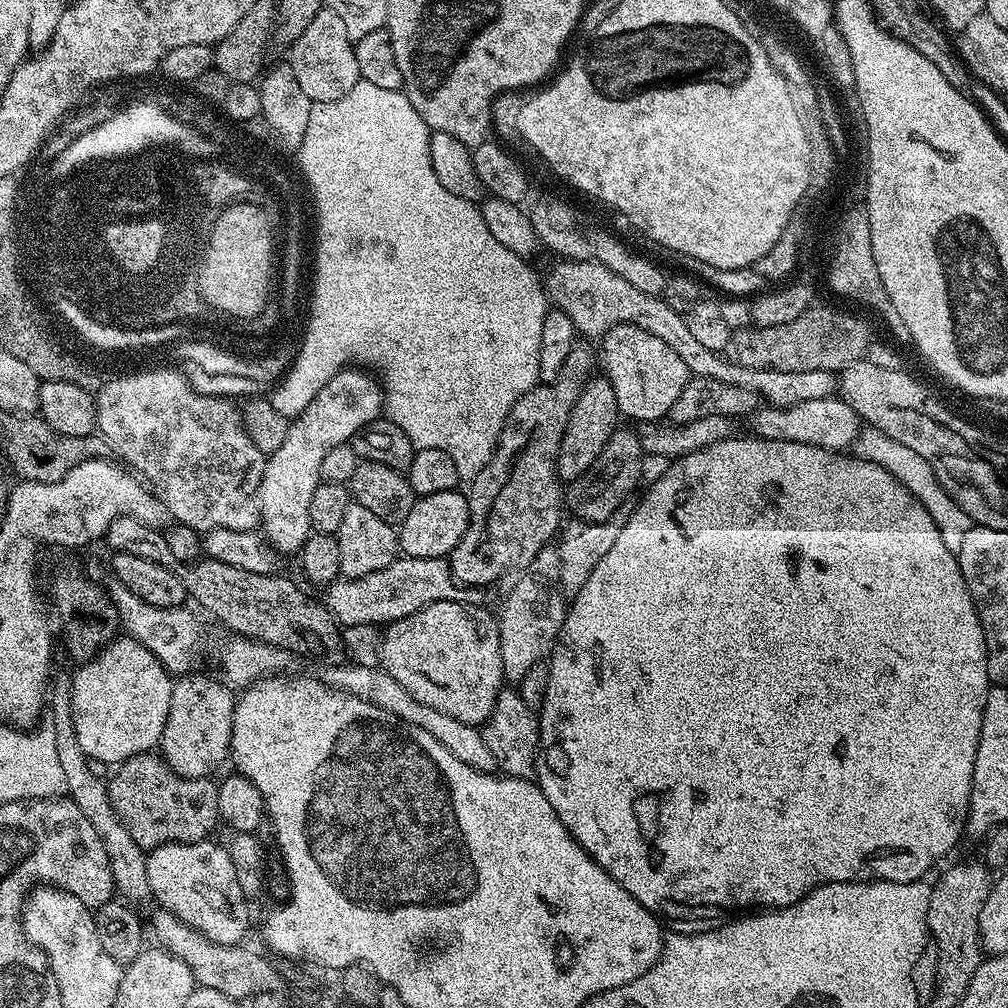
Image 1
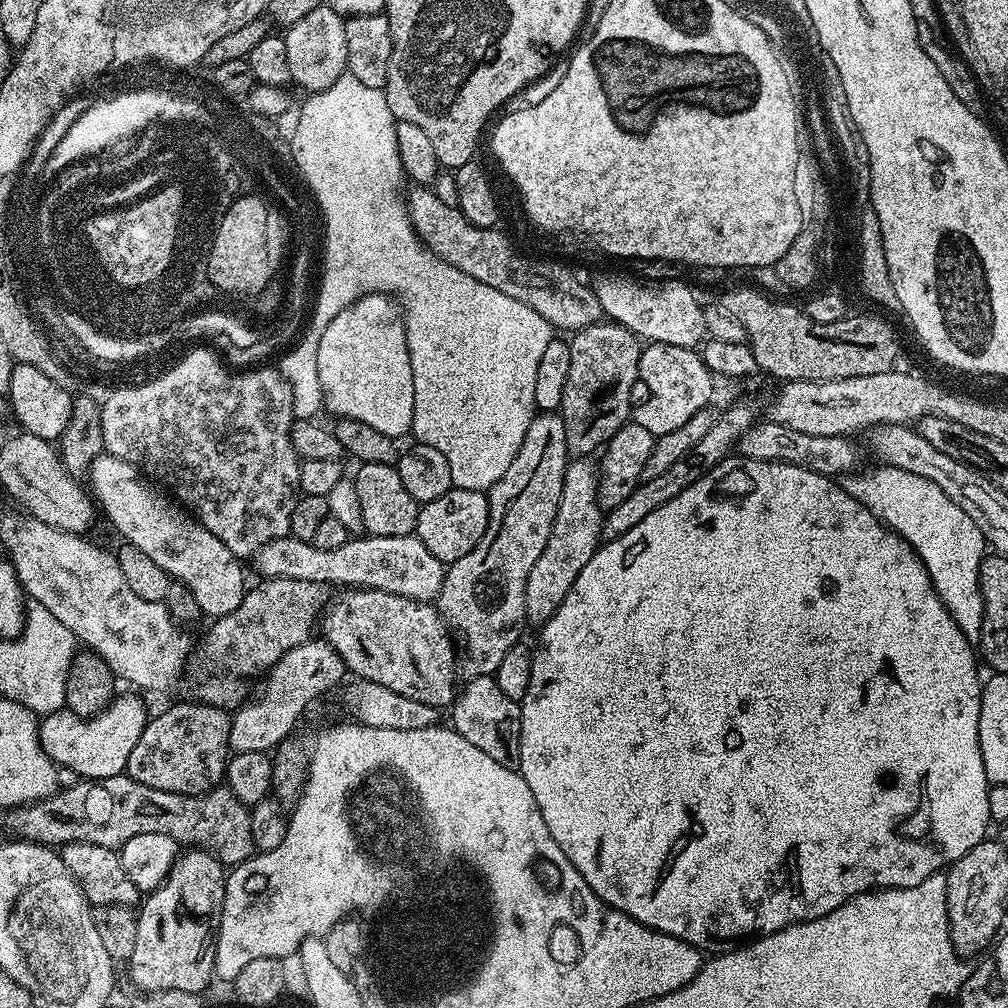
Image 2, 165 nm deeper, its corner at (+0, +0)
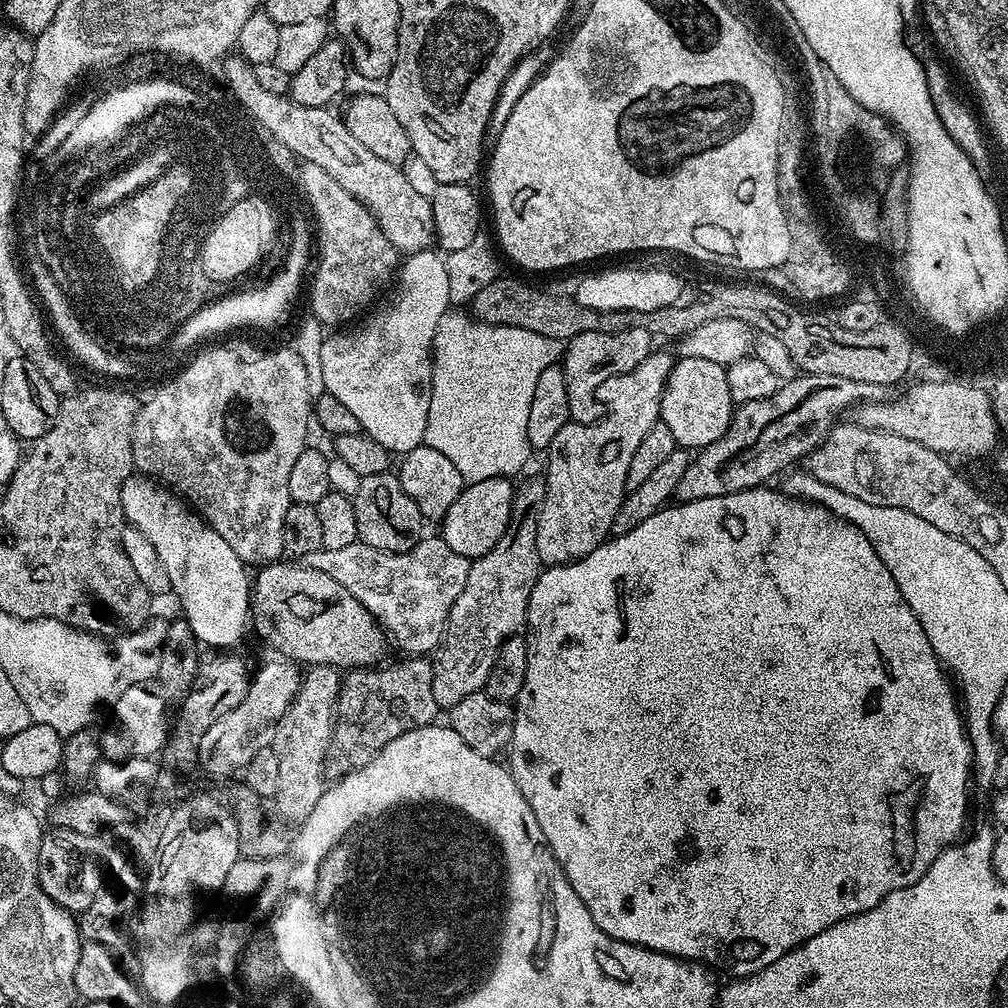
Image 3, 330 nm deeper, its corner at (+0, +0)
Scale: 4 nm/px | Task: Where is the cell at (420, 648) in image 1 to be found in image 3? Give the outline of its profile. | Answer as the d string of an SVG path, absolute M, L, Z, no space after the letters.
M273 562L265 564L259 569L260 572L254 576L254 583L251 585L251 613L250 620L260 634L261 638L266 640L270 647L277 648L281 657L287 658L300 666L315 666L318 664L328 664L331 668L341 670L351 669L371 669L373 666L379 665L380 659L384 656L388 644L390 648L390 640L386 635L385 629L379 620L372 615L370 610L366 610L366 606L362 606L362 602L358 598L354 598L354 594L350 594L350 590L346 590L346 586L341 586L339 582L334 582L334 578L330 578L330 574L322 574L322 570L314 570L309 568L302 562L288 562L292 564L284 564L285 562Z

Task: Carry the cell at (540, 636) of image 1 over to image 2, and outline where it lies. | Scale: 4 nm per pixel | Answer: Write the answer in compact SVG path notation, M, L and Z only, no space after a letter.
M576 458L569 463L546 550L538 554L538 562L534 562L530 578L526 578L526 614L529 625L545 624L552 617L562 598L570 594L570 586L574 586L574 578L578 578L582 566L590 562L590 558L600 547L600 531L604 525L605 513L598 498L599 485L600 474L595 459Z

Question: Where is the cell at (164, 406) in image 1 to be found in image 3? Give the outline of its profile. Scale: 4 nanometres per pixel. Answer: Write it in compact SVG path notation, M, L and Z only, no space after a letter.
M236 340L233 344L220 344L217 348L208 348L200 352L169 384L164 384L148 401L139 405L132 423L132 462L137 473L167 486L180 498L187 502L198 513L199 519L212 527L226 540L227 545L237 554L245 565L263 566L279 561L285 555L282 526L286 523L286 510L290 510L293 500L290 494L290 470L294 462L304 450L306 430L309 416L314 412L313 381L306 378L306 369L302 366L302 358L291 348L276 348L267 352L248 340Z

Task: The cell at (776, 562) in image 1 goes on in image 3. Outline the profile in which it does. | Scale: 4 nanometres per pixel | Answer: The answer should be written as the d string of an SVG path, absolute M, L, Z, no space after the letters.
M761 486L734 494L722 494L718 498L698 498L665 506L659 512L650 514L646 522L634 526L634 530L605 540L581 560L545 567L530 594L526 639L526 682L522 682L522 694L518 694L514 701L516 721L510 749L510 771L518 790L522 790L522 798L526 798L530 810L534 810L534 818L538 818L538 826L542 826L542 834L546 834L546 842L562 866L570 886L574 886L578 898L582 898L586 910L590 910L590 918L594 918L594 922L598 922L600 929L610 934L610 938L705 966L717 964L722 971L729 972L732 978L752 976L778 962L778 958L782 958L790 949L814 938L814 934L822 934L822 930L878 906L878 902L882 902L882 898L894 890L902 890L918 882L929 866L965 835L968 779L974 773L974 757L953 681L934 654L919 618L914 610L910 610L906 598L902 598L890 570L886 570L882 558L878 558L866 534L818 504L801 502L780 490L775 492L772 486Z

